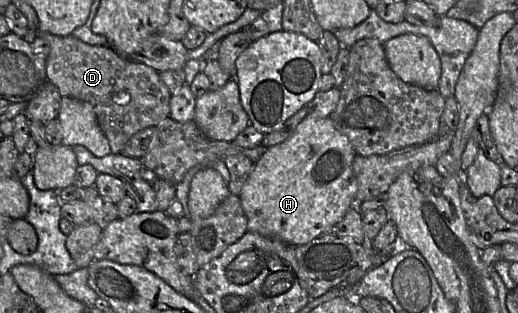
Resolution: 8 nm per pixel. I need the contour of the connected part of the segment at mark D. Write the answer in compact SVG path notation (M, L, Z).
M39 33L38 37L46 39L50 45L46 61L47 81L58 88L62 97L76 98L93 106L111 153L121 154L134 134L157 126L169 116L171 94L159 72L152 67L121 56L110 46L89 45L72 34Z

